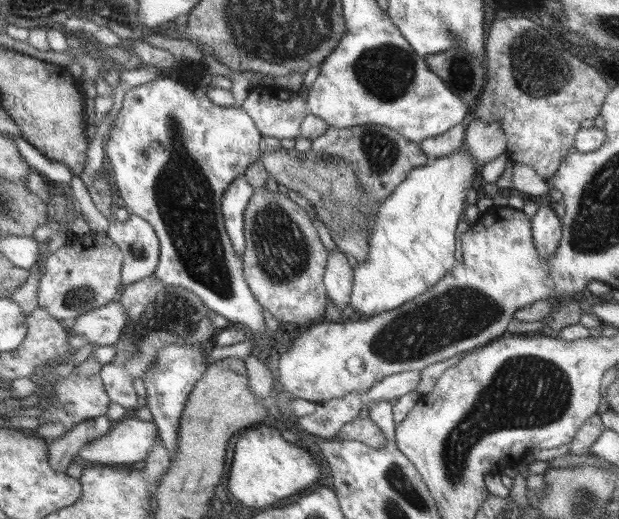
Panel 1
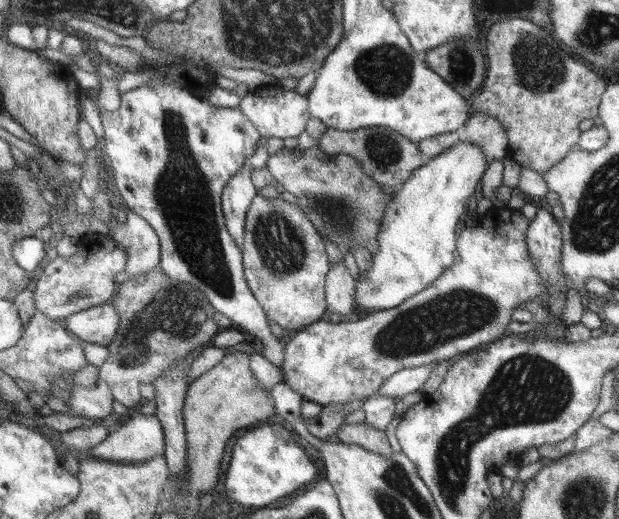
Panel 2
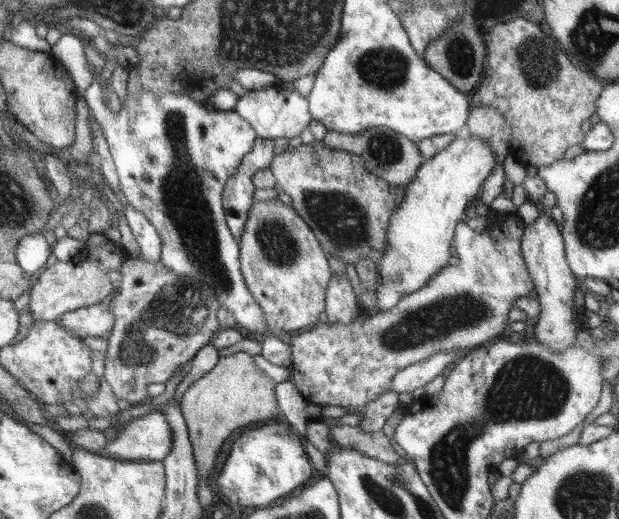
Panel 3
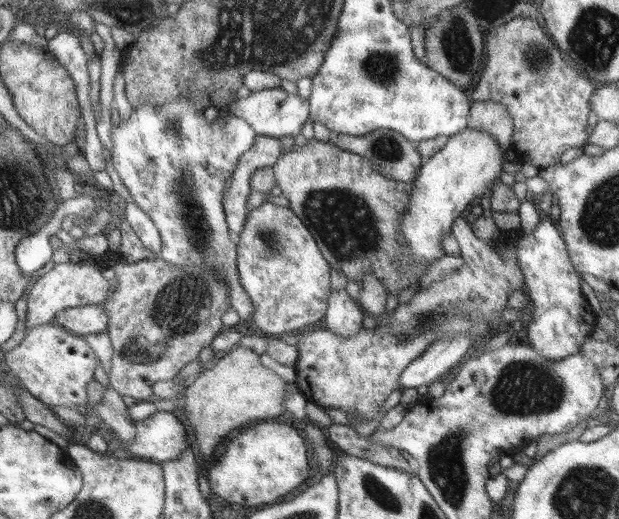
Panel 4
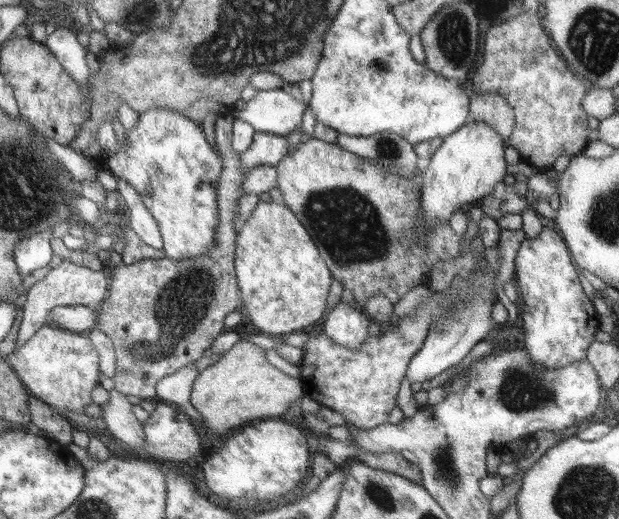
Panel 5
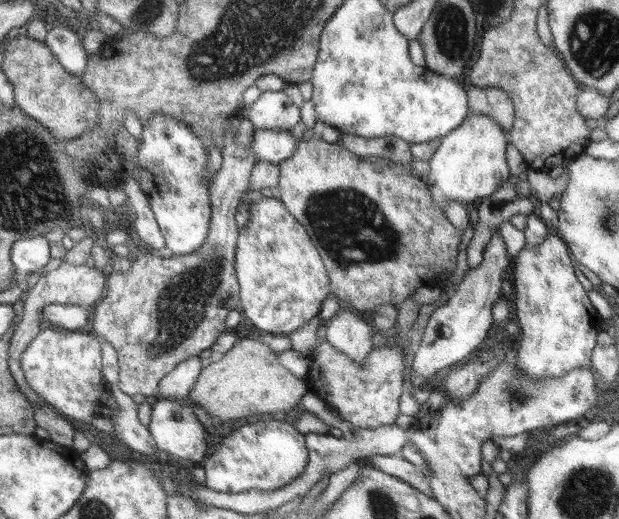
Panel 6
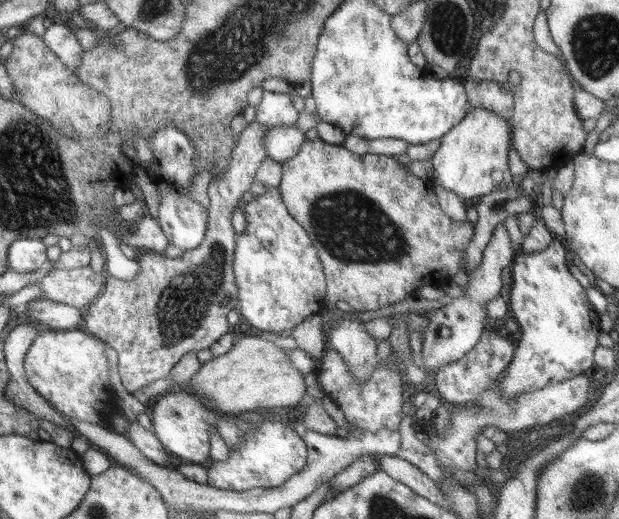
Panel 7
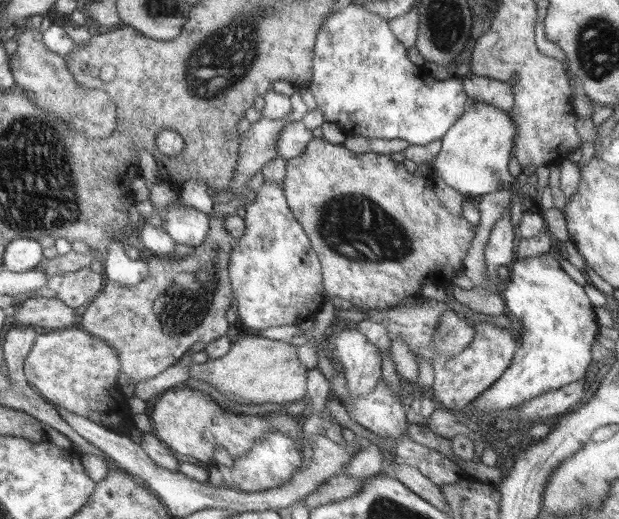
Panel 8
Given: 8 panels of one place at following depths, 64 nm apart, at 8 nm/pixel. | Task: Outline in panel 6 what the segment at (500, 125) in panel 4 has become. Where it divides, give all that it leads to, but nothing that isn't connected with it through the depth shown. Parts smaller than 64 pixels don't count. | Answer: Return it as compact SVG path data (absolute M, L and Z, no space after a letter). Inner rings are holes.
M470 85L468 88L468 100L472 112L490 115L503 126L506 132L509 132L513 127L515 108L505 90L500 87Z

